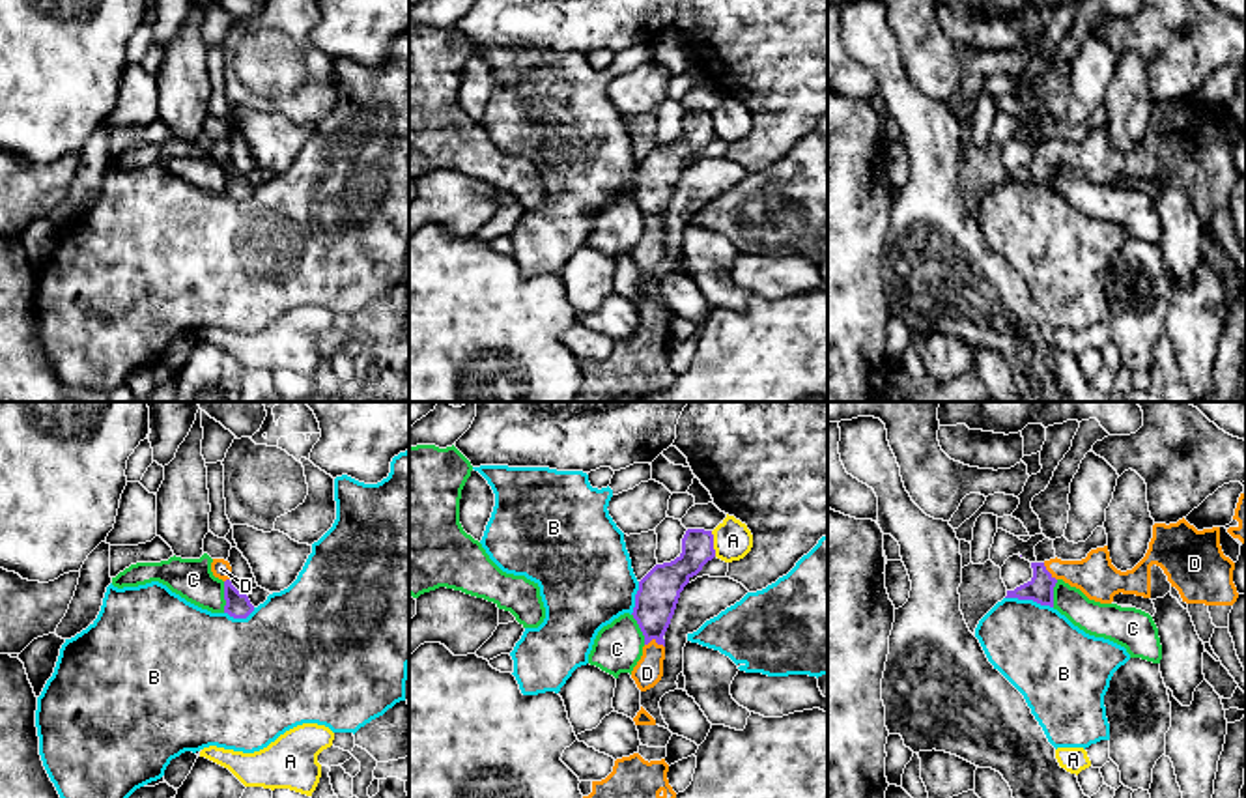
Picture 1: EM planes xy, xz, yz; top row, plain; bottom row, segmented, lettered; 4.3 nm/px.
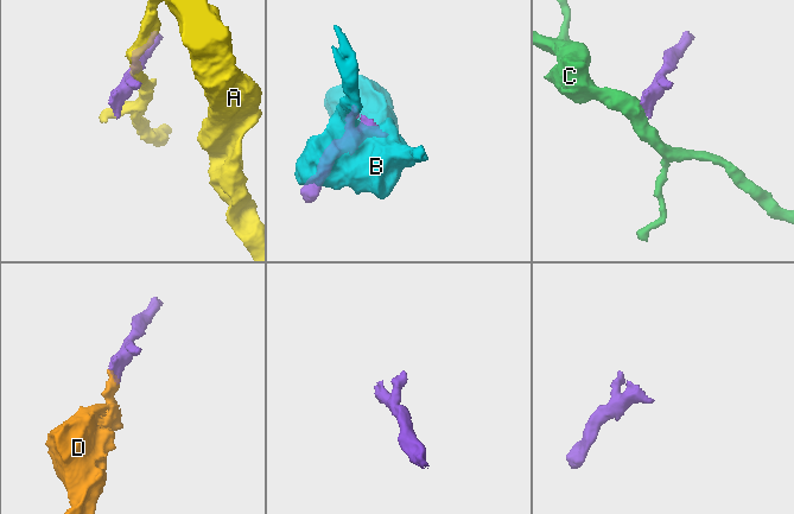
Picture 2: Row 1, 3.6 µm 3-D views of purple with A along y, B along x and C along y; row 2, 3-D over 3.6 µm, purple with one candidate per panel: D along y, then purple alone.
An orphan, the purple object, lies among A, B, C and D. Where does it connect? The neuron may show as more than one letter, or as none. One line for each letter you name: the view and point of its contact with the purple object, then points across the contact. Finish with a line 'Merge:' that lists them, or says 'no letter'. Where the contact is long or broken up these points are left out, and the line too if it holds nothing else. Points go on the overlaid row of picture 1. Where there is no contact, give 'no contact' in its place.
D: xz (654, 638) | across xz (660, 589), (654, 602), (654, 638), (654, 653), (647, 673)
Merge: D

